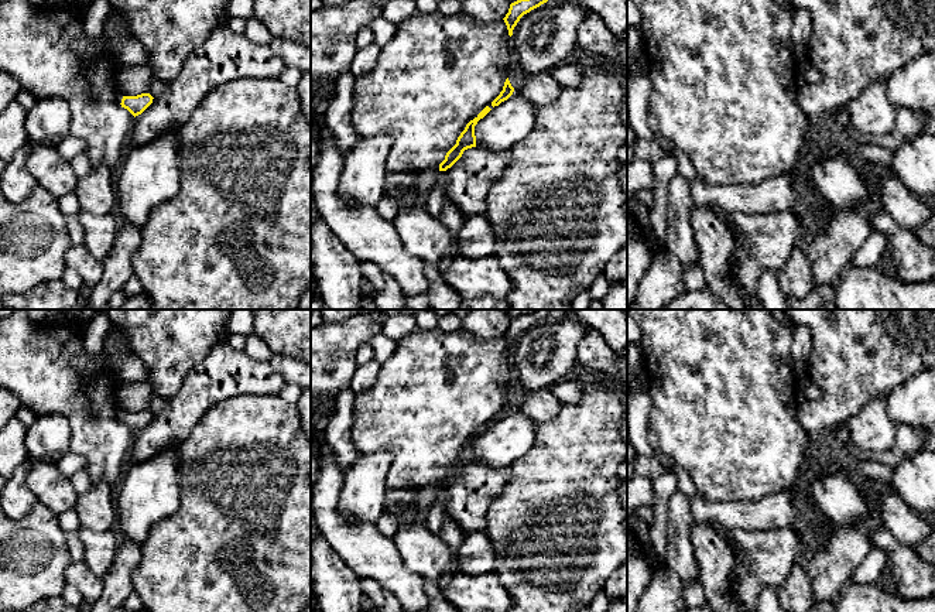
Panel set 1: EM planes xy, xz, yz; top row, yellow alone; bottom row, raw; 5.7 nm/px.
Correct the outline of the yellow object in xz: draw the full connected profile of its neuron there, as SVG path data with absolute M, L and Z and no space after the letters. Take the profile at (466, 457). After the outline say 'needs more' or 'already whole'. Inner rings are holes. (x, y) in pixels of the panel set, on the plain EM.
M486 423L473 437L466 441L465 447L458 454L456 461L446 469L445 476L438 483L414 489L412 506L421 512L422 519L434 506L438 490L451 485L462 473L465 466L476 464L475 442L490 427L492 425Z | needs more

